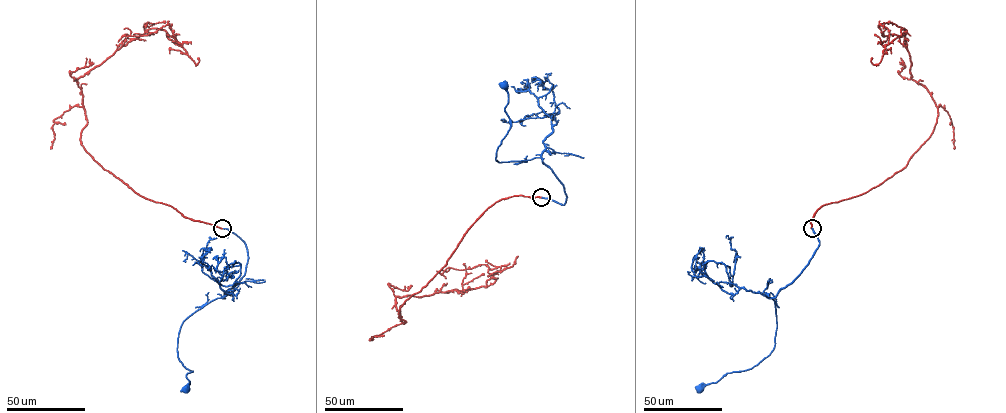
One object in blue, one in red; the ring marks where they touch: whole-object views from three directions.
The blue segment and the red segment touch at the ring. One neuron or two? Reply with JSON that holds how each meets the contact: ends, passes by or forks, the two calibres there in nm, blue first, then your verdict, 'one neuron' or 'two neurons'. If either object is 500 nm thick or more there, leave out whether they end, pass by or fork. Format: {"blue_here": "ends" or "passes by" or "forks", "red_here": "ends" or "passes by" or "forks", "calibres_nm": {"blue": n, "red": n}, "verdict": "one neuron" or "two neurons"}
{"blue_here": "ends", "red_here": "ends", "calibres_nm": {"blue": 260, "red": 320}, "verdict": "one neuron"}

